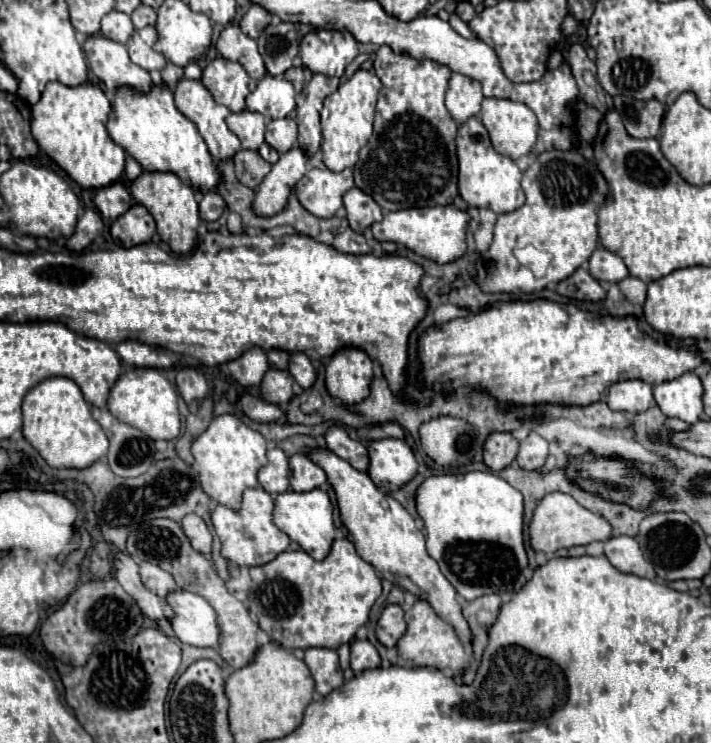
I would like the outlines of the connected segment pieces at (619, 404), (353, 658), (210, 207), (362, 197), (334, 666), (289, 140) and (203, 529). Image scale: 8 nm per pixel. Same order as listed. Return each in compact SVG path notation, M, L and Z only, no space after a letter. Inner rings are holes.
M624 380L616 382L608 390L608 406L610 410L620 412L644 412L652 404L652 384L644 380Z
M354 640L350 644L350 666L354 674L360 674L362 670L368 668L378 668L380 666L378 650L368 640Z
M208 192L200 200L200 218L204 222L214 222L218 220L226 210L226 202L218 192Z
M358 188L346 192L344 206L346 206L346 212L348 212L350 228L358 234L364 234L366 228L370 228L374 222L382 220L380 206L368 194L364 194Z
M308 648L304 652L304 662L310 668L316 690L326 696L330 690L336 690L342 686L342 668L338 664L338 652L330 648Z
M292 116L282 120L270 120L266 126L266 142L280 154L296 146L296 136L298 136L298 124Z
M186 514L182 518L182 528L184 528L186 536L192 542L192 548L198 550L198 552L202 552L202 554L206 554L206 556L210 556L212 534L210 534L206 522L200 516L196 516L196 514Z

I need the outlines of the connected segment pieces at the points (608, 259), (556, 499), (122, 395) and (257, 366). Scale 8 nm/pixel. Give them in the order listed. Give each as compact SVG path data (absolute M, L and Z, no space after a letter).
M598 246L588 260L588 272L598 282L620 282L628 276L628 268L620 256Z
M554 492L554 494L546 494L536 506L530 526L528 526L528 536L530 536L530 546L534 552L554 554L560 548L570 548L576 544L590 544L594 540L608 540L612 536L612 528L602 516L592 514L590 510L582 508L568 494Z
M132 368L124 372L110 390L108 410L130 426L138 426L144 434L154 440L172 440L180 434L180 412L176 402L176 392L166 376L156 368Z
M250 348L246 350L240 358L228 362L228 370L230 376L244 388L252 388L252 386L260 386L262 376L268 370L268 360L266 360L266 352L262 348Z

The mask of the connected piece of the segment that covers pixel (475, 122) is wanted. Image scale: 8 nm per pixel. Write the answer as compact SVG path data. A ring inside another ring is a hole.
M468 118L456 134L456 154L458 154L458 190L460 196L476 208L490 208L496 214L512 212L520 208L526 198L520 186L520 170L512 158L506 158L494 150L488 132L478 118Z

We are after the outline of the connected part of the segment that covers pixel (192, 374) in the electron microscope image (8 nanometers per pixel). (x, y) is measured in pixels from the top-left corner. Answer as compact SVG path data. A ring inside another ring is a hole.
M182 368L176 374L176 386L188 408L194 412L208 394L206 378L196 368Z

